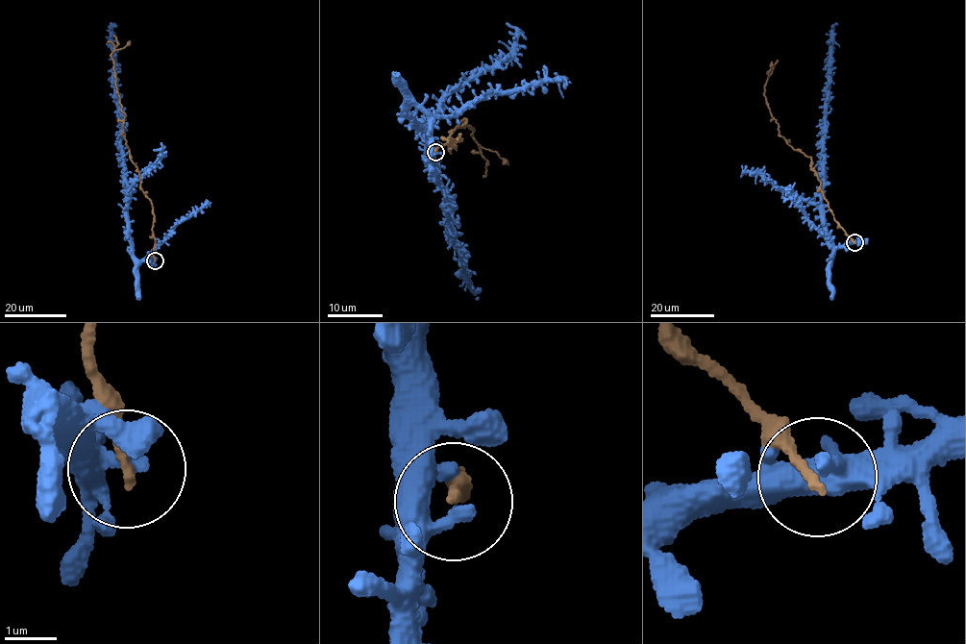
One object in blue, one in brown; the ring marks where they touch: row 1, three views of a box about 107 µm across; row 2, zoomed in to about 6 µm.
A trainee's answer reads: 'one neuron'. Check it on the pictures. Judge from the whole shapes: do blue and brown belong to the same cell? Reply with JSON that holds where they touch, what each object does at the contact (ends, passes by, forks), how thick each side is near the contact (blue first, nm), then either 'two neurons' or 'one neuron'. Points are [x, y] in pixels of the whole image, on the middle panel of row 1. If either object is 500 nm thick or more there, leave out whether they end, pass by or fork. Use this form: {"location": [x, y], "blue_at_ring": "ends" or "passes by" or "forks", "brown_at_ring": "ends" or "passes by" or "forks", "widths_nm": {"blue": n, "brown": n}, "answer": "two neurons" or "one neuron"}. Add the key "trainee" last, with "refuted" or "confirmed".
{"location": [435, 152], "blue_at_ring": "ends", "brown_at_ring": "ends", "widths_nm": {"blue": 320, "brown": 180}, "answer": "two neurons", "trainee": "refuted"}

